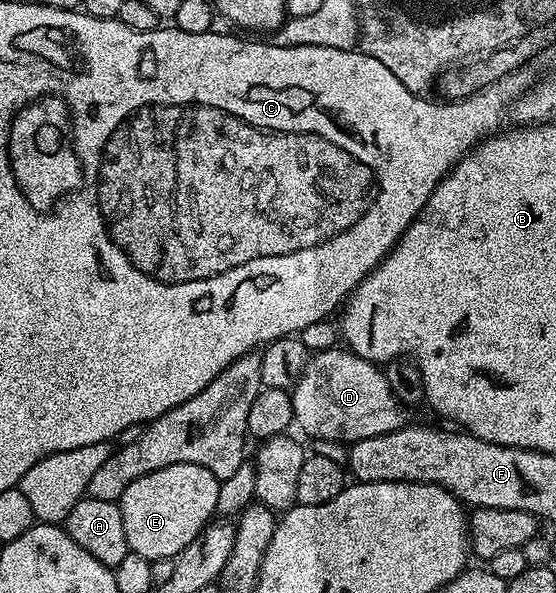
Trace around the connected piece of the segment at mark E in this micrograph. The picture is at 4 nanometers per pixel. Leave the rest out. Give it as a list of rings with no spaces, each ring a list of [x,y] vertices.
[[[190,463],[162,467],[142,475],[142,479],[134,479],[118,502],[129,550],[150,562],[176,557],[213,520],[220,483],[206,467]]]

